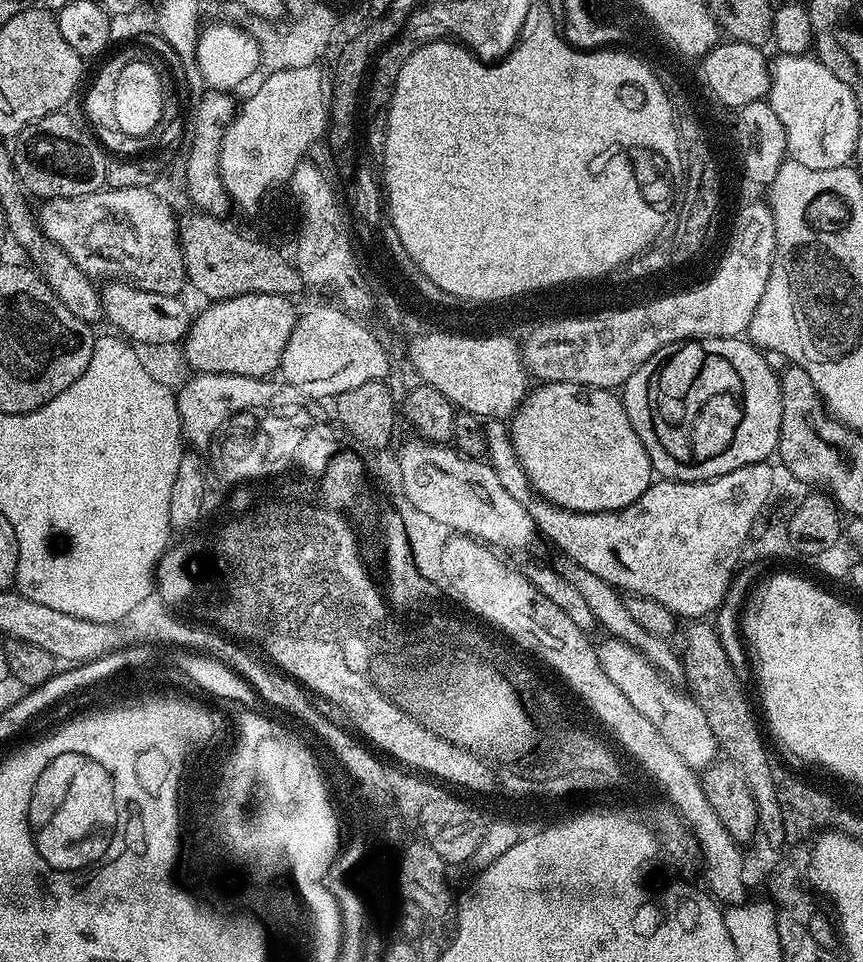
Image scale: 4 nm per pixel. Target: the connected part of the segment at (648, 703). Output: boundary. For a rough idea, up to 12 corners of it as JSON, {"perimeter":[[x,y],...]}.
{"perimeter":[[604,638],[610,682],[686,766],[718,759],[702,706],[639,649]]}

